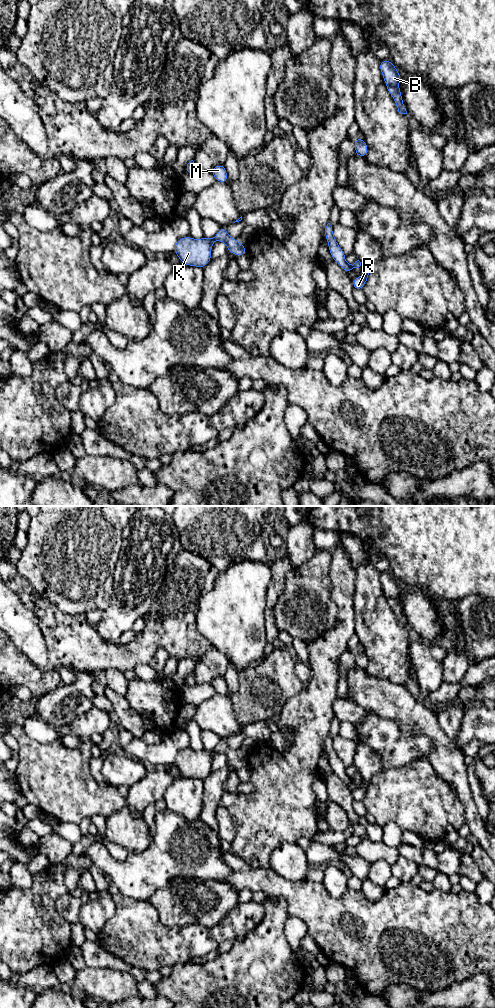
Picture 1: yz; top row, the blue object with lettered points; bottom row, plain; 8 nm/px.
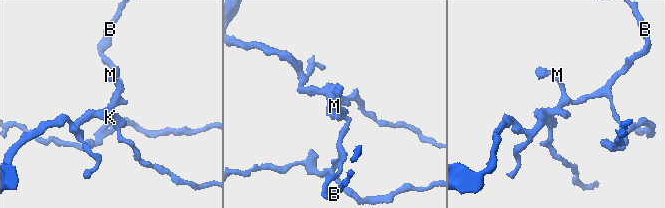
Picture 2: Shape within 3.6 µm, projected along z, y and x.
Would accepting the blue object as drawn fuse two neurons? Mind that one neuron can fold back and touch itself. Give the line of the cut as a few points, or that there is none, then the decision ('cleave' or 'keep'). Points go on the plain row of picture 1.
no cut; keep

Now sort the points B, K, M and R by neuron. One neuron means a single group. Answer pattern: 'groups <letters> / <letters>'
groups B K M R

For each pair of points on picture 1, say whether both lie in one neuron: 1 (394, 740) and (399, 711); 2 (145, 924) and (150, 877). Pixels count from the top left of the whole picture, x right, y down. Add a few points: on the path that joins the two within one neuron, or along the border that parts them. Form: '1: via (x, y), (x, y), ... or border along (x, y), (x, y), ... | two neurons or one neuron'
1: border along (376, 712), (391, 718), (404, 733), (418, 734) | two neurons
2: border along (124, 894), (136, 900), (147, 900) | two neurons

